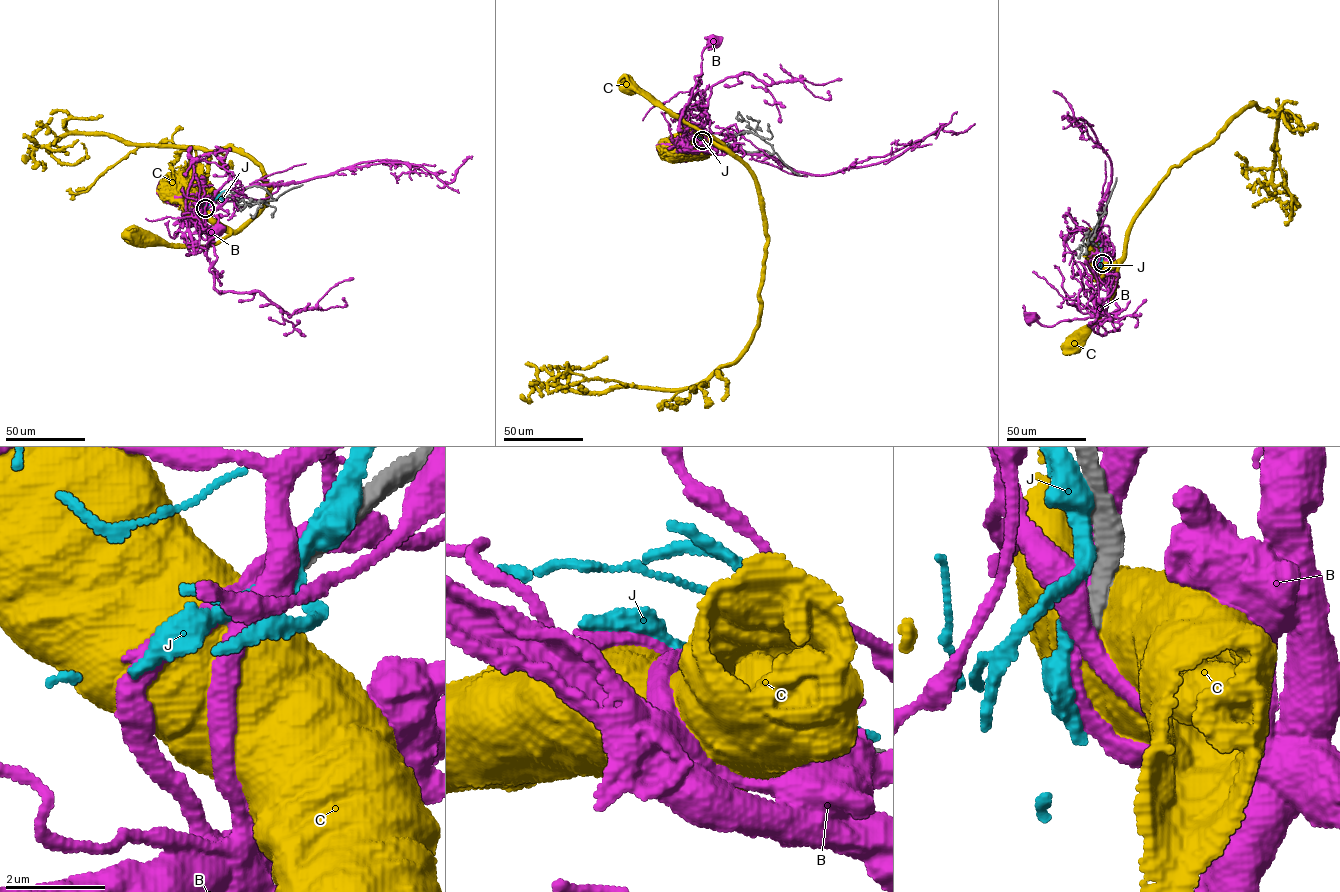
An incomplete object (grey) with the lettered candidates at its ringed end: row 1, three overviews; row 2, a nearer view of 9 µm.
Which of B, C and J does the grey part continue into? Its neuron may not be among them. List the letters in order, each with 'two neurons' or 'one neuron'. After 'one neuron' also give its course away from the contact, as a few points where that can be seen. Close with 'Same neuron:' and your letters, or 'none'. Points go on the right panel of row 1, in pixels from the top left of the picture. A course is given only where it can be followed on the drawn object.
B: two neurons
C: two neurons
J: two neurons
Same neuron: none

